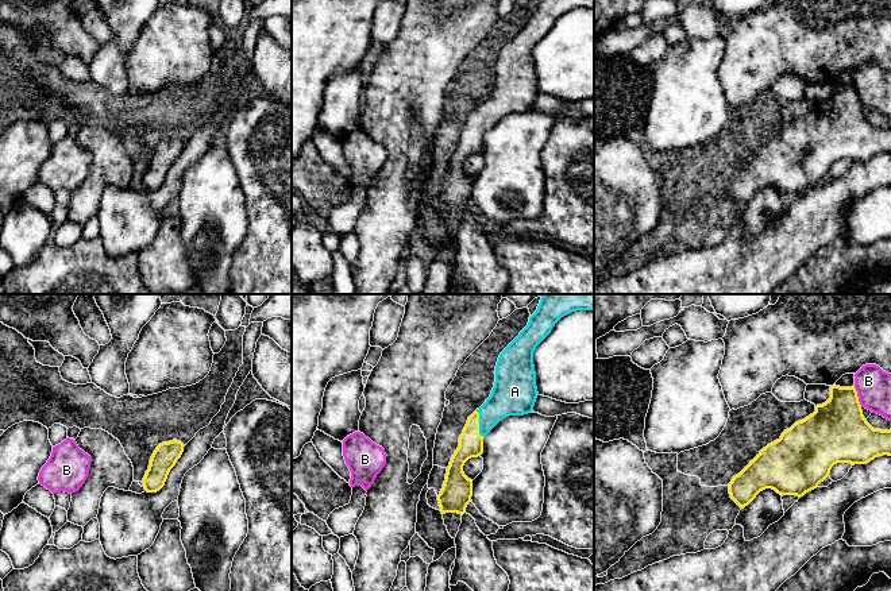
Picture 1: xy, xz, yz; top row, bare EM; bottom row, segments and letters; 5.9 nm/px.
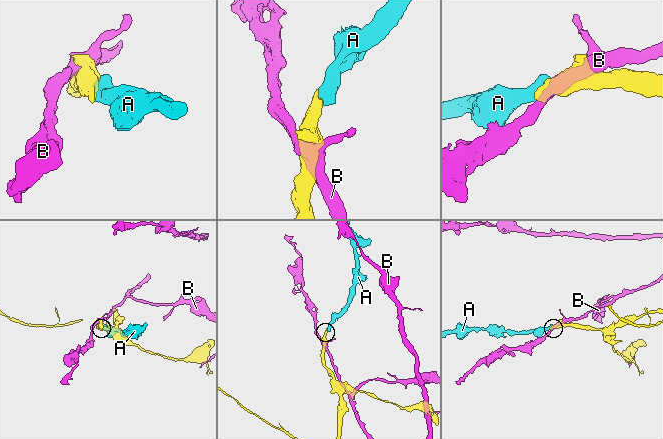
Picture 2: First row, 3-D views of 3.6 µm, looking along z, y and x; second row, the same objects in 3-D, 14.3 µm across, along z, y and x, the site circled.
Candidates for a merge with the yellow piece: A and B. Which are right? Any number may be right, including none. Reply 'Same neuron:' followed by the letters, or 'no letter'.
Same neuron: A

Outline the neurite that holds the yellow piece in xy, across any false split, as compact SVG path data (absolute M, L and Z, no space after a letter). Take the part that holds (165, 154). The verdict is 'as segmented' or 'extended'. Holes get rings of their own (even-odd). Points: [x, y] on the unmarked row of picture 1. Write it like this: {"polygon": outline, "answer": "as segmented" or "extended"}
{"polygon": "M177 138L162 140L157 144L142 179L147 190L157 190L165 184L170 167L184 150L184 144L185 143Z", "answer": "as segmented"}

